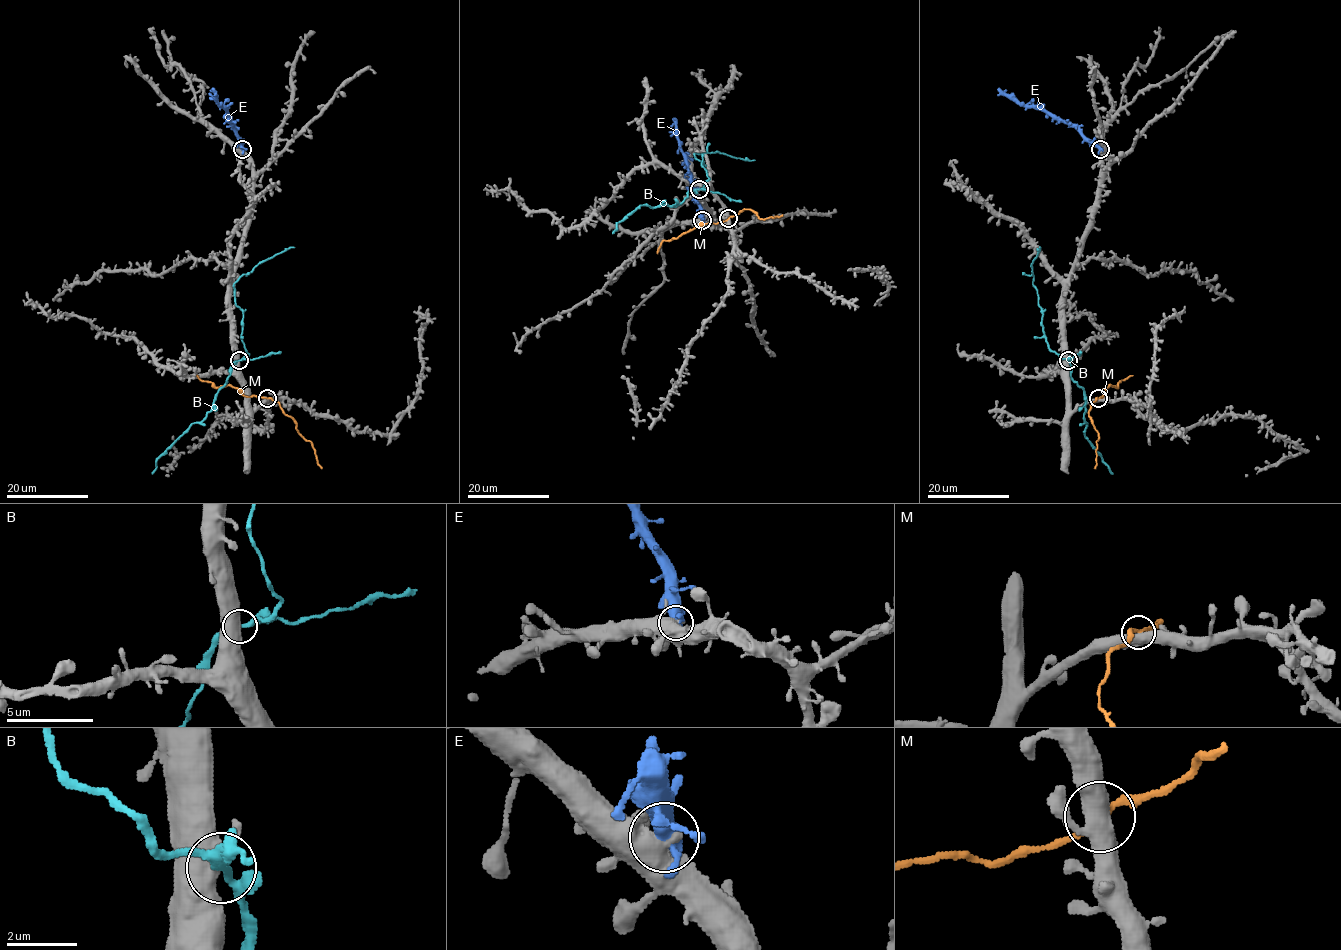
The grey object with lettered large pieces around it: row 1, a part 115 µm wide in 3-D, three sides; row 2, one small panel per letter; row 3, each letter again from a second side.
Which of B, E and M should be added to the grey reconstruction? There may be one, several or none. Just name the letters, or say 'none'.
B

